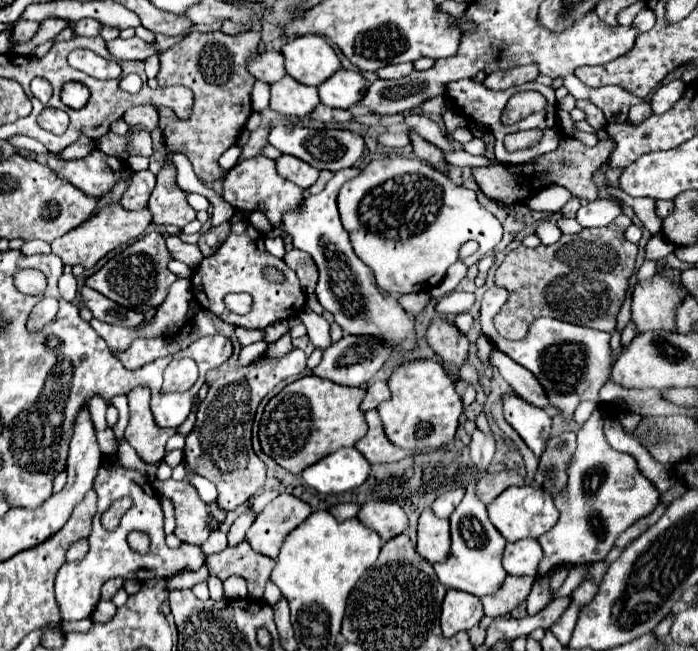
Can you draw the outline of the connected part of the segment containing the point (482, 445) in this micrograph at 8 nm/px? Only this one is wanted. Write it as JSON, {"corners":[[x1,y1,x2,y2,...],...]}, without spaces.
{"corners":[[474,430,472,434,472,444,470,444,470,454,472,454,472,460,478,468,486,468,494,456,494,438,492,434,486,434,482,430]]}

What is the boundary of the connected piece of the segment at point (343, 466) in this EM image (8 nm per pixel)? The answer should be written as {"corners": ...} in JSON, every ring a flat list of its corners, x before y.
{"corners":[[340,448,324,460,308,466,302,478,322,494,342,494,362,486,370,476,370,462,356,448]]}

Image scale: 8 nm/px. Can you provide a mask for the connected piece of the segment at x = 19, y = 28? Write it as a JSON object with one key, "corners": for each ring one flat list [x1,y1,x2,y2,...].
{"corners":[[18,20,14,24,14,30,11,39,11,54,16,44,28,42,40,28,40,22,30,22,30,20]]}

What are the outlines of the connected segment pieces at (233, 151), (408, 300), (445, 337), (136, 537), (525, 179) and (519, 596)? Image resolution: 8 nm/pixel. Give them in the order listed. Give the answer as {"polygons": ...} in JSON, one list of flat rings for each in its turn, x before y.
{"polygons":[[[232,146,232,148,228,148,222,156,220,156,220,168,224,168,224,170,230,170,234,164,236,164,236,160,238,160,238,156,240,156,240,152,242,152,242,148,238,148,238,146]],[[414,292,414,294,402,296,398,302,402,304,402,308,404,308,406,312,410,312,410,314,414,316,414,314,418,314,418,312,422,312,422,310,426,308,426,304,430,302,430,296,424,294,424,292,420,292,420,294]],[[436,314,430,320,426,336,428,336,428,344,442,358,442,362,452,368,452,370,448,370,450,376,454,380,458,380,456,378,458,368,468,358,468,348,470,348,470,342,468,342,466,334,462,334,452,322,448,322,446,316]],[[138,531,129,533,127,536,127,542,130,544,134,543,134,550,136,550,136,552,142,552,142,554,148,550,148,544,150,544,148,536]],[[470,122,468,128,470,128,470,132,476,138,484,140,486,150,484,150,482,156,486,156,490,160,490,166,472,168,474,180,476,180,476,184,480,186,480,190,488,198,500,202,502,206,526,204,528,198,532,198,534,194,538,194,542,188,546,188,550,184,560,184,560,186,568,188,578,198,596,200,598,198,598,192,596,192,596,186,592,184,590,178,608,160,612,148,615,148,615,143,611,140,598,142,598,146,588,148,588,146,584,146,582,142,578,142,574,138,564,138,560,142,560,148,556,152,550,152,550,154,544,154,544,156,536,158,540,162,528,162,528,164,520,164,520,166,504,166,504,164,500,164,500,162,494,160,494,134,488,128,482,128,482,124,478,124,478,122]],[[506,576,498,592,490,596,482,596,486,616,496,618,496,616,504,616,512,612,518,604,522,604,528,598,532,584,534,584,534,578,530,576]]]}

